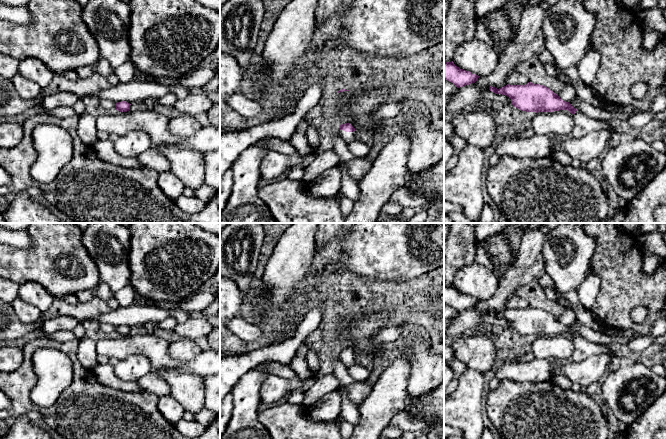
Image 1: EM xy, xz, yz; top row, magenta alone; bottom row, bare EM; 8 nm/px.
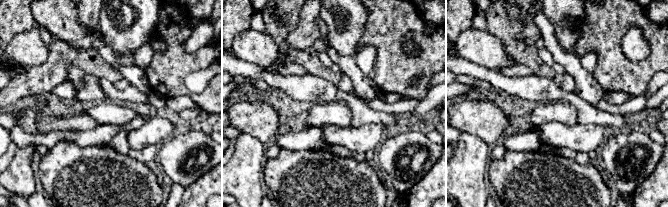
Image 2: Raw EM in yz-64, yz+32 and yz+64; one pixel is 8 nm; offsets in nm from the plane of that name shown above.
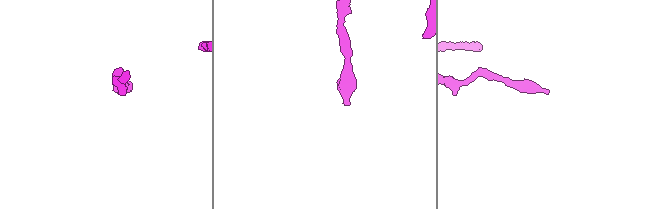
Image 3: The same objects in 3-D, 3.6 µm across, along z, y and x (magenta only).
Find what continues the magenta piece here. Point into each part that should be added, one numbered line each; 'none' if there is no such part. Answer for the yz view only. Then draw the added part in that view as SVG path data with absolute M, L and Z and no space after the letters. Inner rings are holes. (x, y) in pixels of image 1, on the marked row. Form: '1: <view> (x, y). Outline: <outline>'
1: yz (537, 146). Outline: M577 110L574 114L576 125L568 135L545 134L534 135L530 138L513 138L503 135L493 146L494 152L499 156L511 156L516 158L541 158L551 157L553 146L556 143L569 139L578 139L589 132L609 130L614 132L612 127L603 120L596 120L588 117L582 111Z

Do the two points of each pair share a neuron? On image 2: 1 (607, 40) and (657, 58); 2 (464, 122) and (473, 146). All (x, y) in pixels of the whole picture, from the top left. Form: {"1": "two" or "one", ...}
{"1": "one", "2": "two"}

